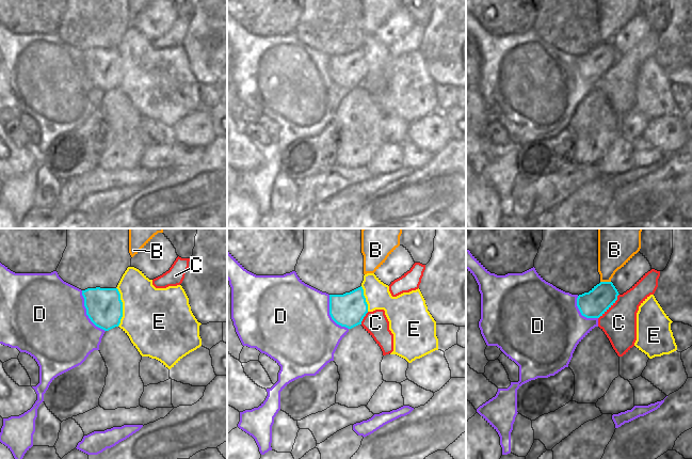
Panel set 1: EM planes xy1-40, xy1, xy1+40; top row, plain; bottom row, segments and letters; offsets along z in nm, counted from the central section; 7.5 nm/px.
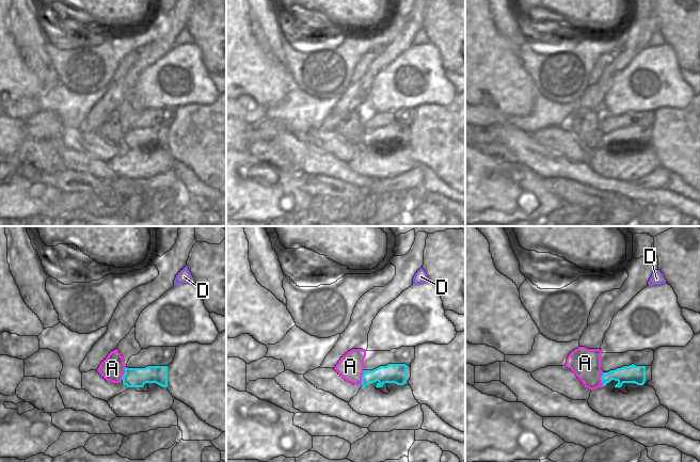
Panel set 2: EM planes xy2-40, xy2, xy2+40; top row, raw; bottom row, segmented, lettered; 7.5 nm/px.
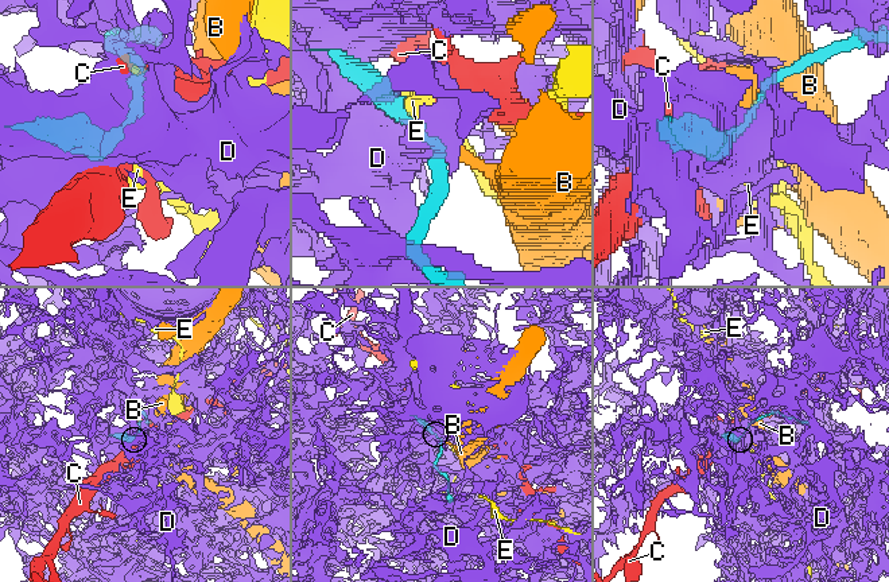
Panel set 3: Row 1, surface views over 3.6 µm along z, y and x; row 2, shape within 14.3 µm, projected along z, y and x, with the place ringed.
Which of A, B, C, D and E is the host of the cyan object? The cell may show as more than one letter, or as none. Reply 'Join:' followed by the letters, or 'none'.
Join: none

